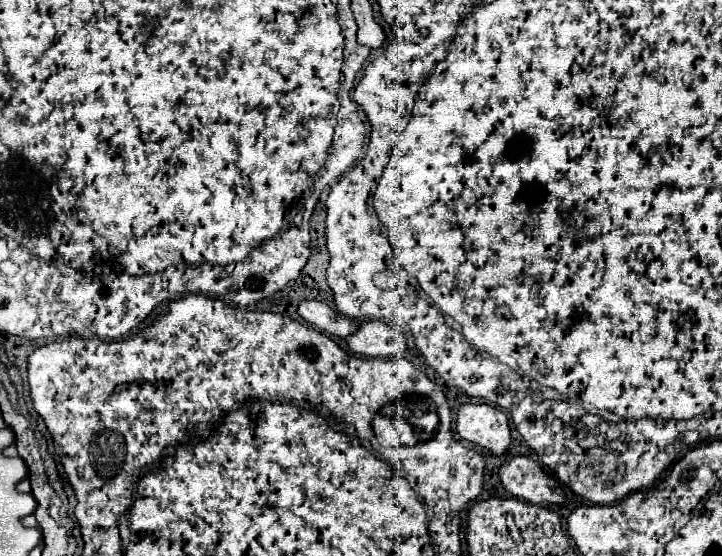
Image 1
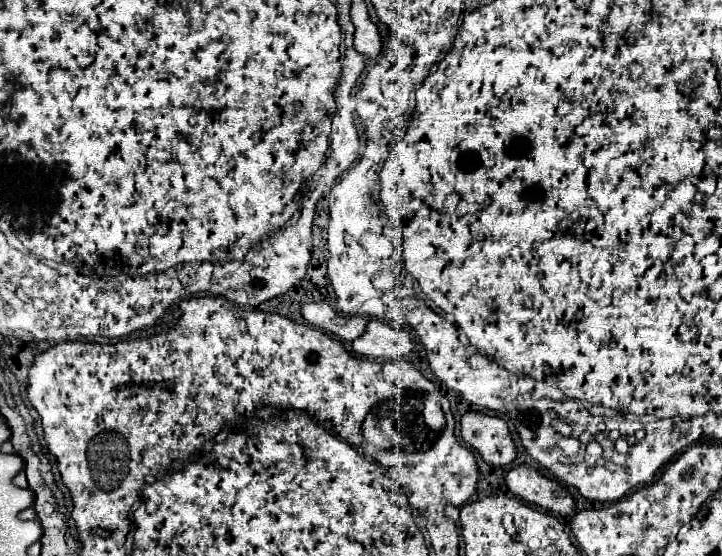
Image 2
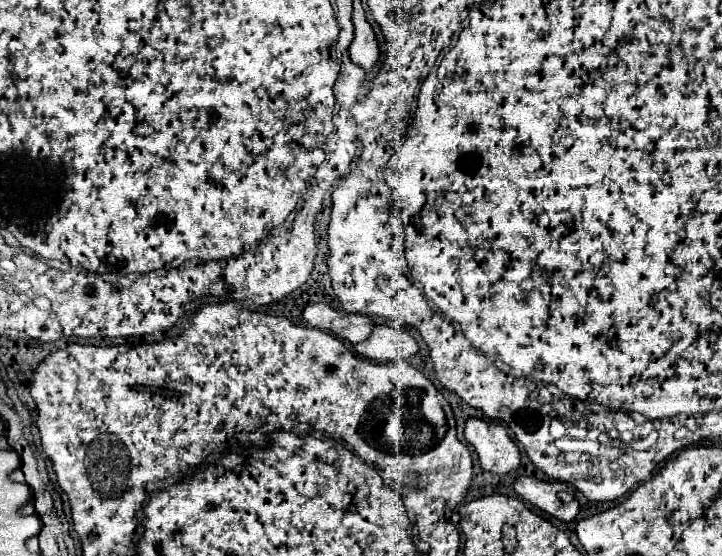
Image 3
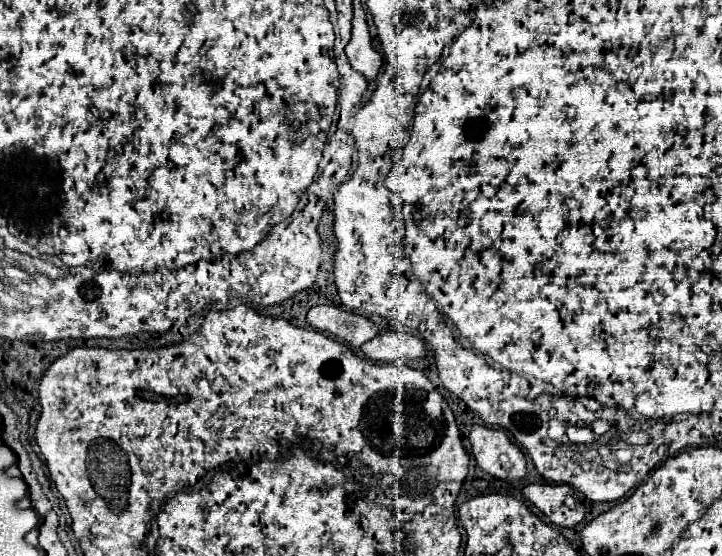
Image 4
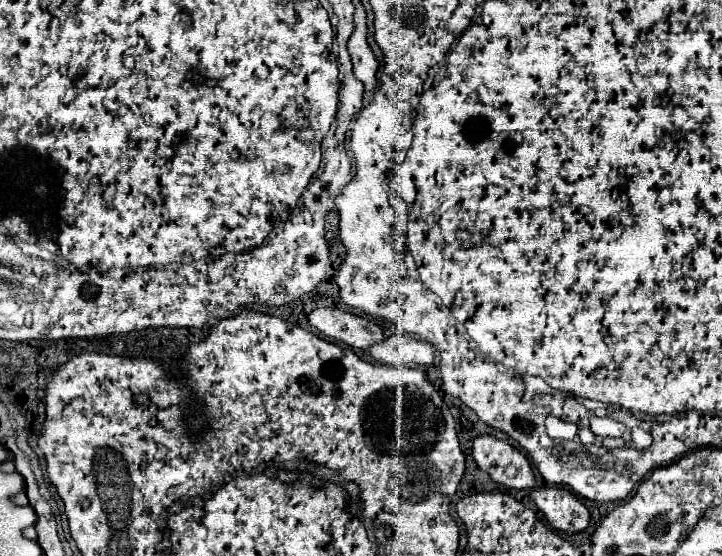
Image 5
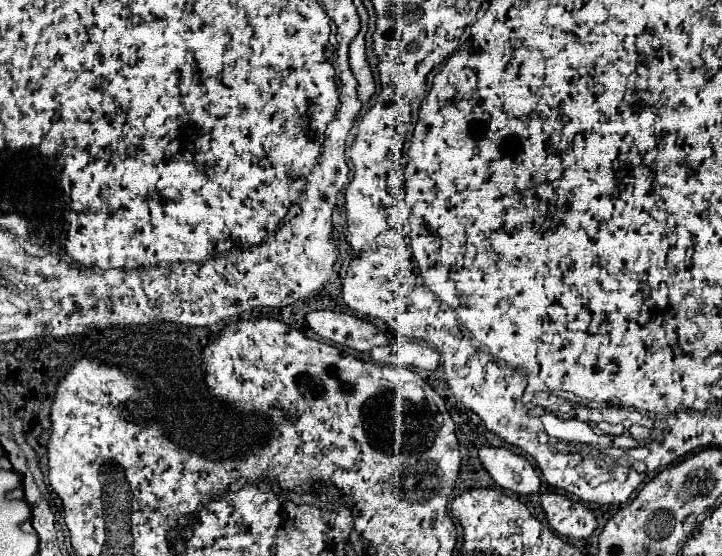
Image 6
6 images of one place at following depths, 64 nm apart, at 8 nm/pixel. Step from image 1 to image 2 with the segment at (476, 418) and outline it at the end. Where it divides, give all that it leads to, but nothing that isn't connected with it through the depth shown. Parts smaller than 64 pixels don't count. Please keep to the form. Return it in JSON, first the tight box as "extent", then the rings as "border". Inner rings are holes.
{"extent":[460,412,516,466],"border":[[[464,412],[460,420],[462,440],[474,446],[488,464],[506,466],[516,458],[516,448],[504,418],[492,412]]]}

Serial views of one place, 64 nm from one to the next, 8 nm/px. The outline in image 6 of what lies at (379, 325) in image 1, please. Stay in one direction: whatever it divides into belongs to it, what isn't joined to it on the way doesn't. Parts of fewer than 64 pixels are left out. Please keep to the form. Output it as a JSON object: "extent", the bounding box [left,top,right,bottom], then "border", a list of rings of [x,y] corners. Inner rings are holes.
{"extent":[370,340,438,370],"border":[[[394,340],[388,346],[372,348],[370,356],[378,364],[386,366],[414,366],[422,370],[436,370],[438,366],[438,352],[422,342],[410,340]]]}

